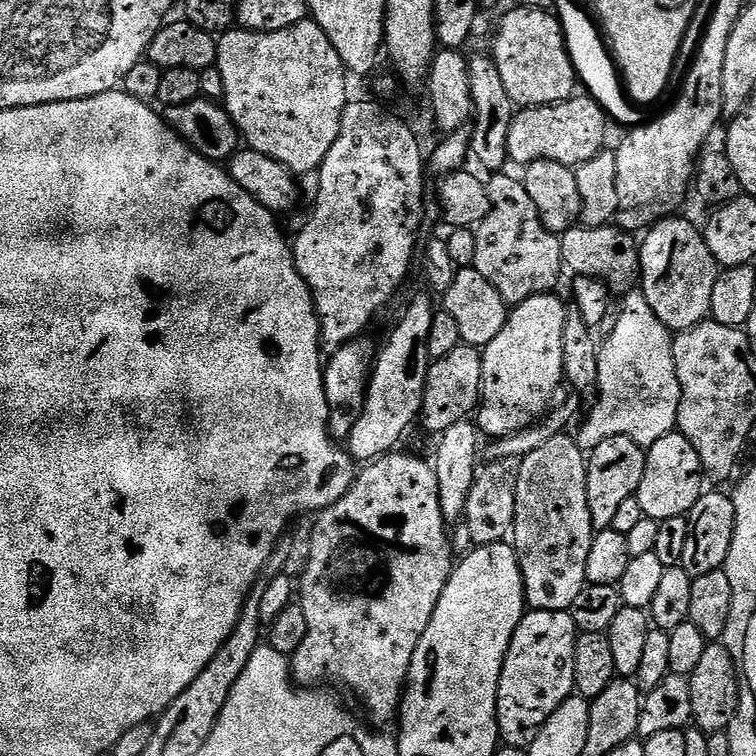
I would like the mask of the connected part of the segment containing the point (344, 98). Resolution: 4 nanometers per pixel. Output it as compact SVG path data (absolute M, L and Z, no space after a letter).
M309 18L277 32L225 31L218 40L215 67L222 74L222 107L236 123L243 143L258 154L266 154L266 158L272 158L293 174L315 173L330 146L334 146L334 138L338 138L342 110L350 99L349 73L342 58L338 58L338 50L330 46L330 38L322 34L315 20Z

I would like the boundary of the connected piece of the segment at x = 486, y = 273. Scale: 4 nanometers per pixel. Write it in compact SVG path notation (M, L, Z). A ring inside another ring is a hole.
M496 174L487 181L486 184L486 211L481 215L478 223L475 225L474 231L476 234L476 241L474 242L474 262L471 267L478 270L478 274L482 274L482 278L486 278L486 282L490 282L490 286L494 286L494 290L498 290L498 294L502 296L509 306L515 306L526 302L526 298L537 296L543 292L552 292L555 289L556 279L562 273L562 261L560 258L560 236L552 232L540 220L540 215L536 213L534 202L530 202L530 196L526 194L523 183L519 179L516 180L512 176L504 176L505 174Z

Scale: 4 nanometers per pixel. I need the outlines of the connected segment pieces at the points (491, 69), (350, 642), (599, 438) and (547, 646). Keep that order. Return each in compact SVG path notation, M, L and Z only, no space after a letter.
M476 52L467 57L469 92L472 95L472 115L470 117L470 131L472 134L473 161L477 160L488 174L501 171L503 164L509 163L508 138L514 115L514 105L510 94L506 94L506 86L502 86L502 78L498 75L496 63L491 55Z
M400 451L371 461L347 494L315 517L316 525L308 540L308 561L300 580L298 576L298 602L306 636L290 656L292 679L297 685L320 686L323 680L340 683L356 695L364 707L363 715L376 726L388 726L384 724L397 719L414 650L418 650L418 642L422 642L422 634L434 618L438 598L442 598L454 567L448 545L449 525L438 498L436 469L429 461L427 464Z
M635 288L625 293L619 307L618 323L612 334L598 351L596 392L598 402L590 417L577 431L577 444L585 452L591 452L608 438L624 436L643 448L652 447L666 433L675 431L677 410L680 405L681 387L678 386L676 367L673 364L672 334L650 309L643 289Z
M525 611L518 630L514 630L498 682L496 721L500 727L500 739L507 747L527 749L546 718L562 706L567 696L573 695L576 687L574 646L577 635L571 611Z

